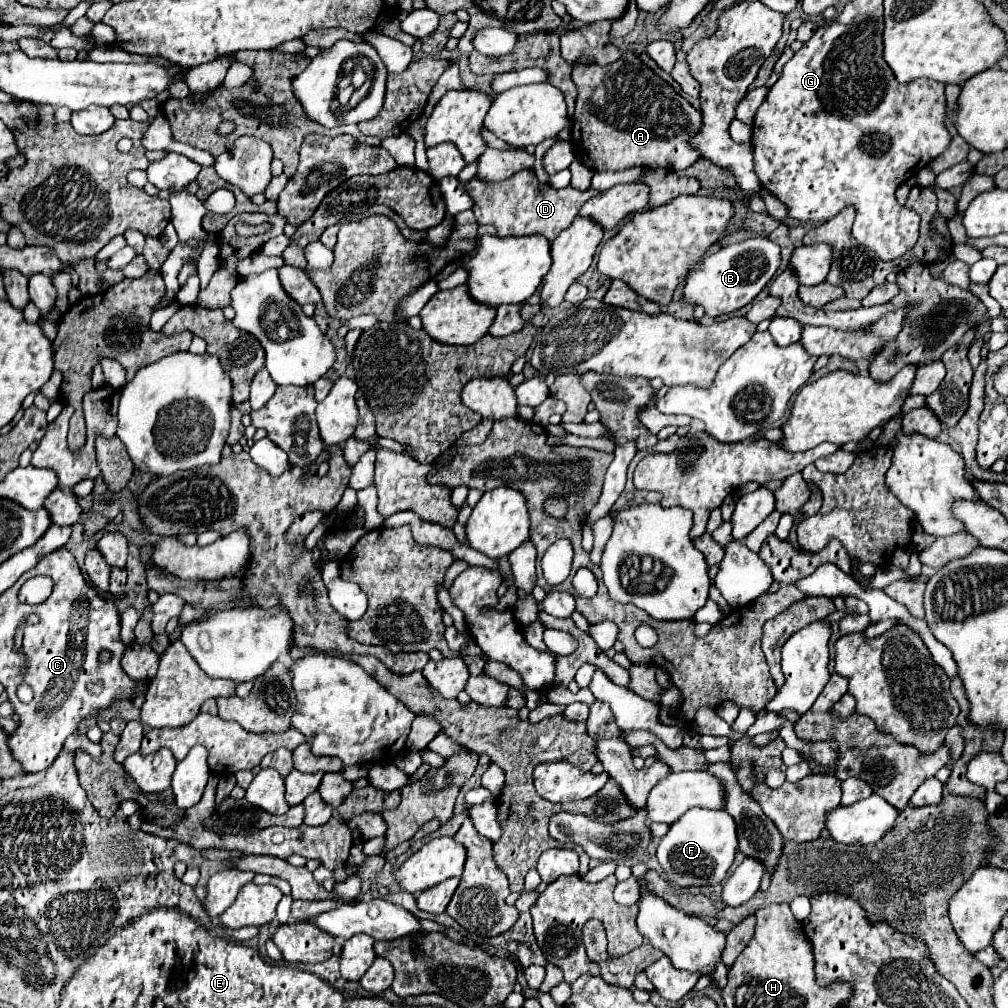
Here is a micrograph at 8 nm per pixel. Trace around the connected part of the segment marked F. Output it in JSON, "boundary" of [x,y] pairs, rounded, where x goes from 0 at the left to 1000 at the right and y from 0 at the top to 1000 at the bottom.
{"boundary":[[[684,803],[676,813],[672,813],[672,816],[664,820],[664,826],[656,832],[652,840],[652,852],[658,858],[662,872],[674,880],[697,880],[719,874],[729,846],[729,814],[721,805],[707,803]]]}

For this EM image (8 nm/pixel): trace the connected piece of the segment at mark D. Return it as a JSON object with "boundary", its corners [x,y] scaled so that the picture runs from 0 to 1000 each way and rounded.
{"boundary":[[[519,168],[499,182],[479,182],[475,178],[467,178],[463,182],[463,191],[469,195],[471,205],[469,211],[477,223],[487,221],[493,227],[495,235],[507,235],[507,233],[539,233],[545,239],[549,239],[559,227],[563,227],[576,203],[586,197],[588,193],[596,191],[592,188],[574,189],[570,186],[561,188],[549,188],[543,182],[535,182],[529,168]]]}

